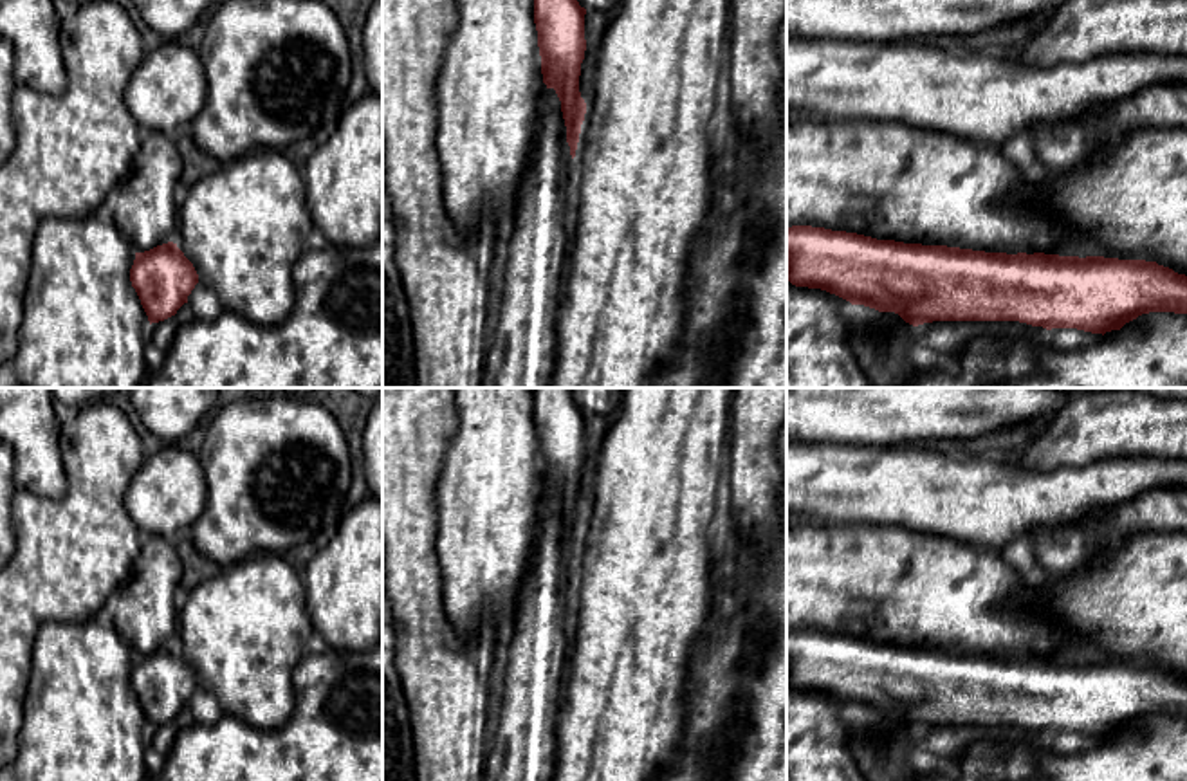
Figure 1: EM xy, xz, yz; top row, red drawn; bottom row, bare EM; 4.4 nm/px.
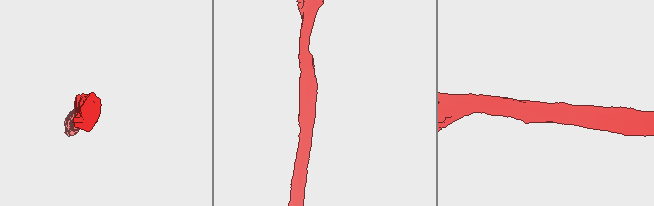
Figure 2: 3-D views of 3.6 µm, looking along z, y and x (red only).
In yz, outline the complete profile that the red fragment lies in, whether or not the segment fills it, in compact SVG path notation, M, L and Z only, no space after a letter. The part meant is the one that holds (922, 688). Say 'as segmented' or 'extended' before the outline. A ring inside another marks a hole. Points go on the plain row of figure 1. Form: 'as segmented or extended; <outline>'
as segmented; M812 629L787 631L787 684L851 709L895 716L918 730L933 725L1019 725L1032 730L1120 734L1149 716L1187 718L1187 680L1146 664L985 657L904 648Z

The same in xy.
as segmented; M168 646L135 657L130 685L152 729L175 720L188 707L198 678L177 648Z

